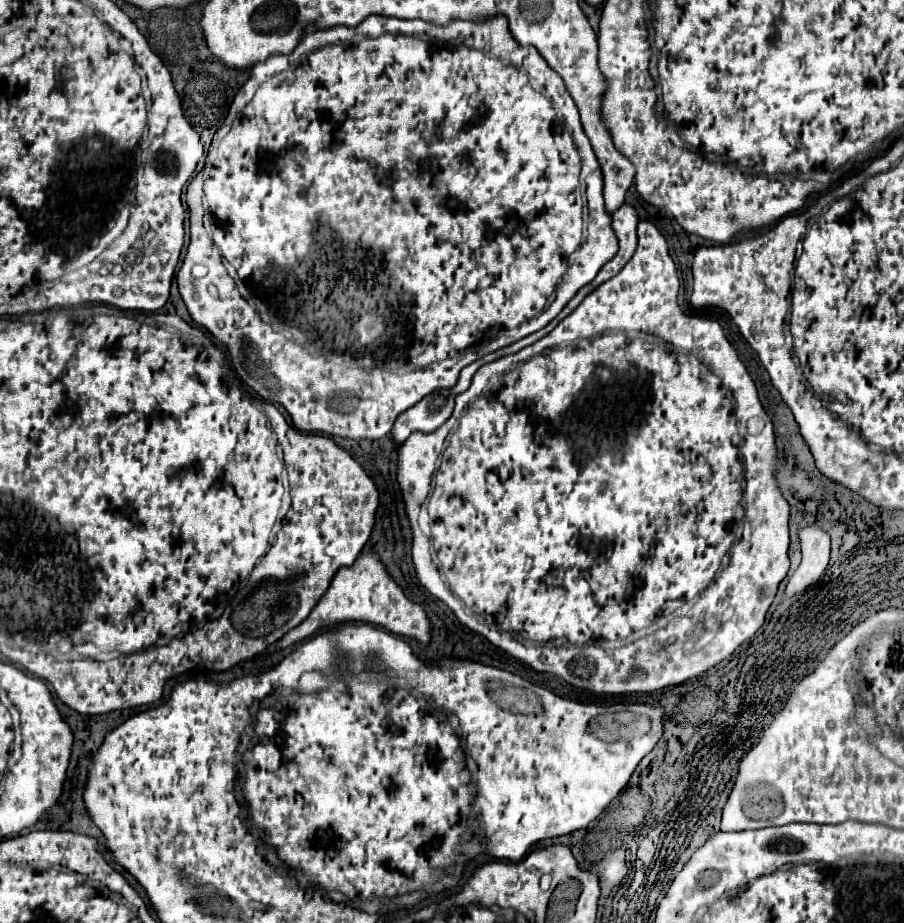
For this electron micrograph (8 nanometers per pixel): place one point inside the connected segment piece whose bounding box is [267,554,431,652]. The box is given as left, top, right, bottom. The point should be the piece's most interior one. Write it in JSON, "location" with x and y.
{"location":[363,593]}

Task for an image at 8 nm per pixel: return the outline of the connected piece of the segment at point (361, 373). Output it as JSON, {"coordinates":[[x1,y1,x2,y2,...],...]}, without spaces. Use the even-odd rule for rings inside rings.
{"coordinates":[[501,14,485,22,453,20,445,26,423,20,369,16,357,28,333,26,321,30,309,26,305,30,303,42,299,42,299,46,291,54,275,54,252,67,247,82,236,94,223,124,213,136,204,168,187,187,189,248,181,270,177,272,177,286,189,310,189,316,195,324,207,328,217,340,227,346,241,380,262,396,263,400,279,402,289,412,293,426,301,432,321,432,327,436,341,436,351,440,379,440,387,436,393,428,395,418,415,406,423,396,439,388,453,388,461,368,547,326,577,294,577,290,589,284,597,276,601,266,617,254,619,242,611,226,611,214,607,214,605,210,589,210,593,222,587,228,587,238,581,242,581,160,571,134,565,130,555,112,575,110,573,98,569,96,563,78,547,66,537,48,519,46,509,32,509,24,503,22,505,20],[236,279,245,282,251,294,261,304,265,304,265,308,275,318,299,328,305,334,307,342,295,344,294,339,292,342,289,339,290,336,283,338,279,332,267,326,247,304,252,295,246,300,242,295,239,296,239,290,235,286]]}

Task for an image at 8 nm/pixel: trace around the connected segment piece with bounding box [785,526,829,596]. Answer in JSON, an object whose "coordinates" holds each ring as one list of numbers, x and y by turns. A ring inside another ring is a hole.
{"coordinates":[[819,526,801,528,799,538,803,560,787,584,787,596,799,594,807,586,815,584,829,564,829,536]]}

